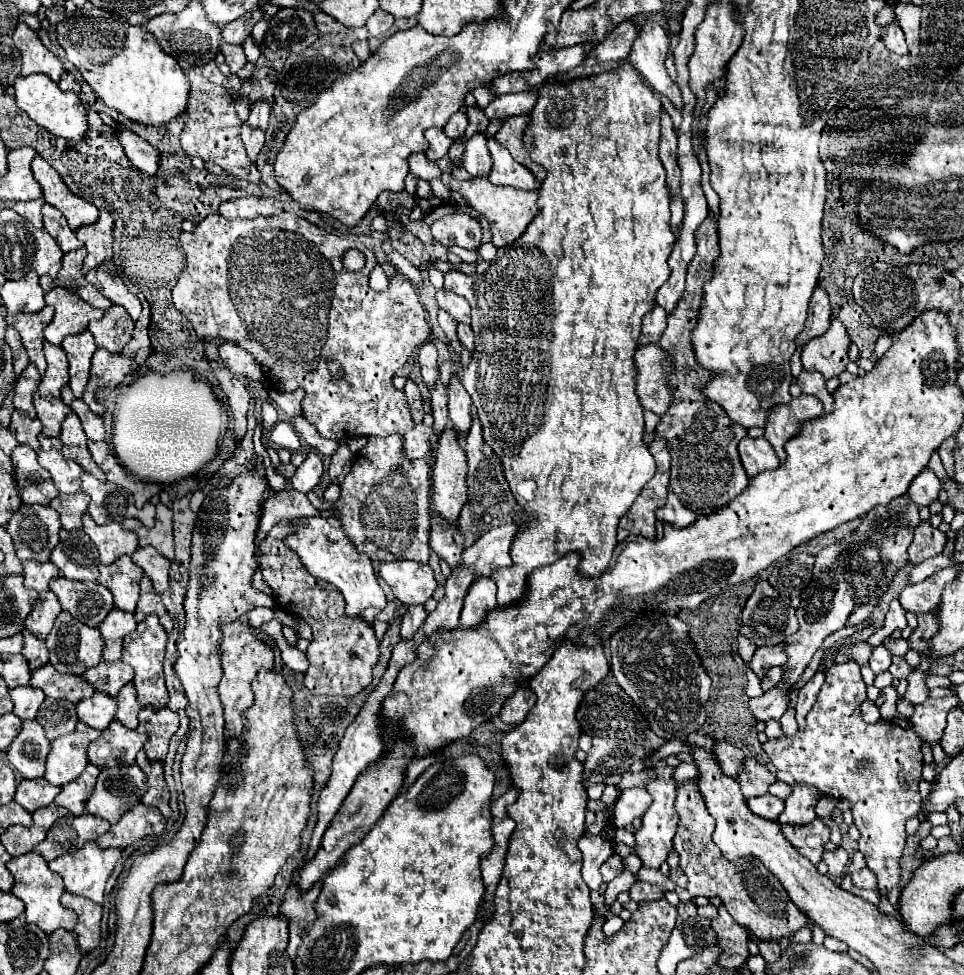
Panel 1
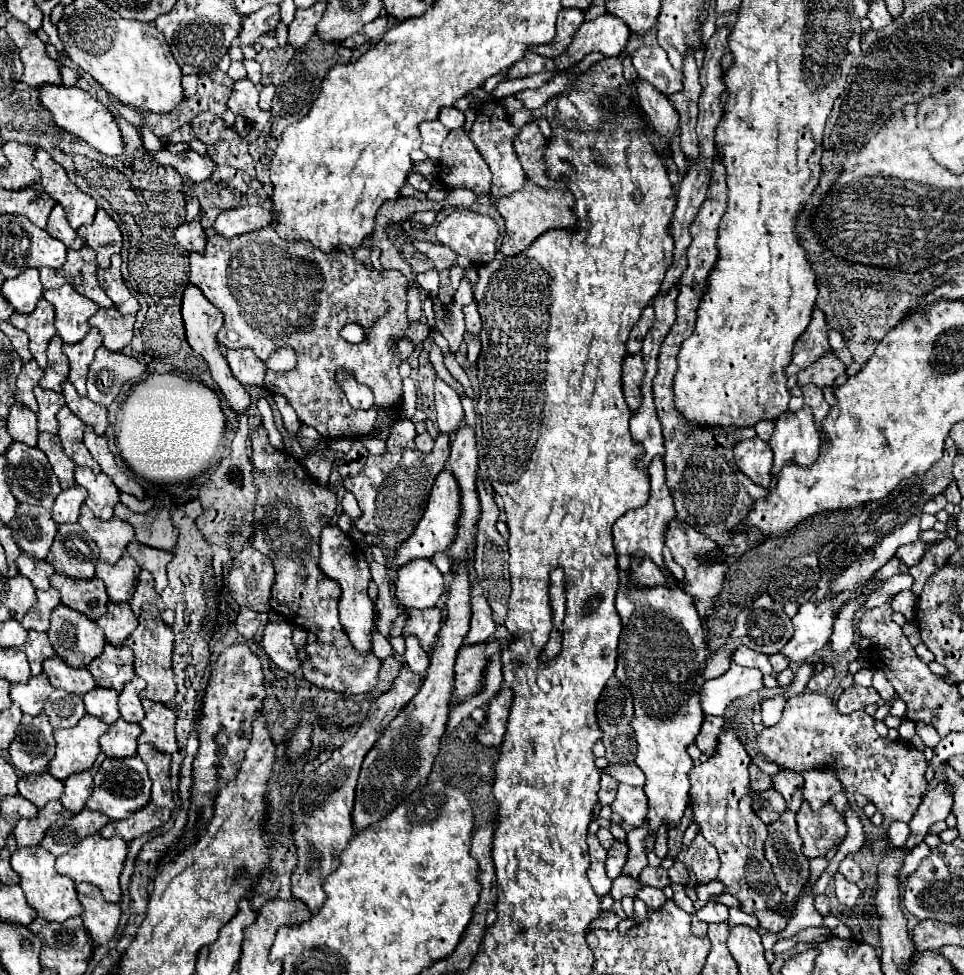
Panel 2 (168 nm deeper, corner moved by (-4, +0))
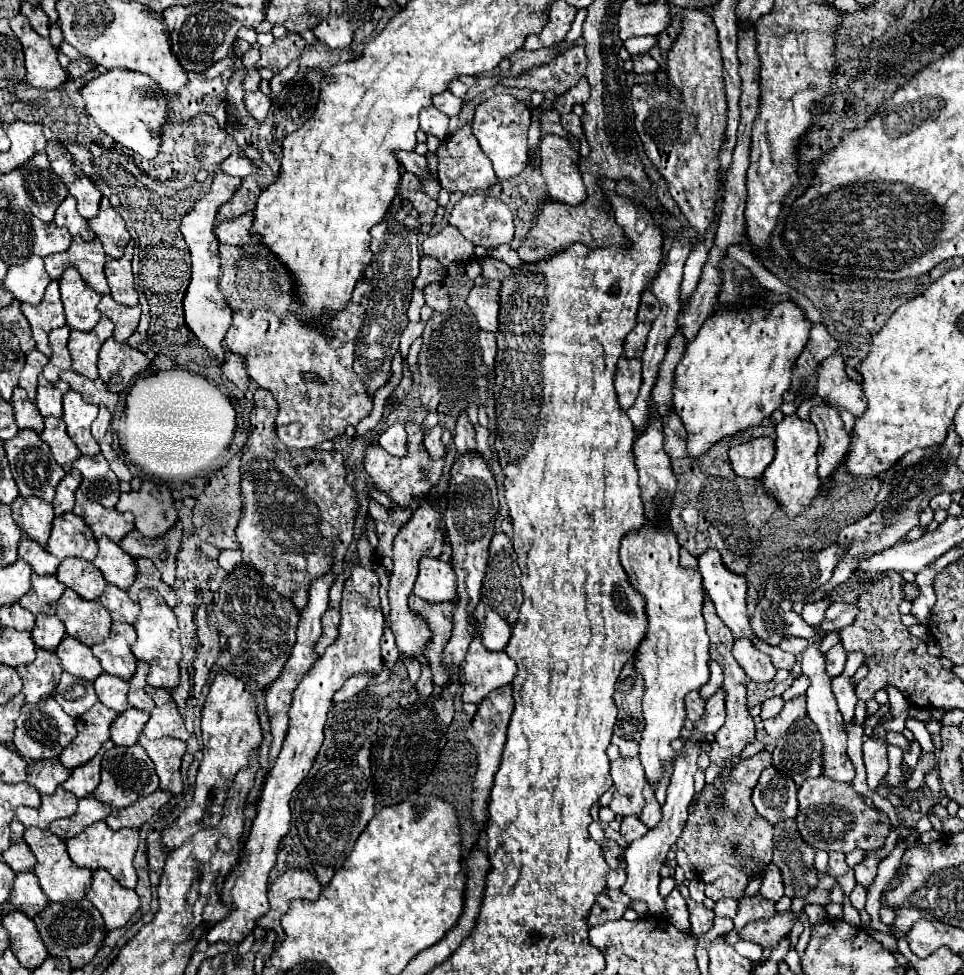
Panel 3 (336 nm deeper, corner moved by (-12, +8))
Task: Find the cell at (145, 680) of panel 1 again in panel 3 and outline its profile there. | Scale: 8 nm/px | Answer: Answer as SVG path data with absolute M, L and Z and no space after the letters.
M142 590L140 592L140 616L134 622L134 628L138 632L138 640L132 644L132 652L138 660L150 664L148 684L154 688L174 690L180 684L178 674L178 662L182 658L180 652L180 636L178 636L178 620L172 608L166 606L162 596L156 590Z

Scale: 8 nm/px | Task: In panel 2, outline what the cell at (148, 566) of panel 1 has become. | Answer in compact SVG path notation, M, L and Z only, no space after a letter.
M132 540L126 546L126 552L140 564L140 568L146 568L154 580L156 580L156 590L162 592L168 584L166 580L166 564L172 560L172 552L164 552L164 550L156 550L144 544L138 544L136 540Z

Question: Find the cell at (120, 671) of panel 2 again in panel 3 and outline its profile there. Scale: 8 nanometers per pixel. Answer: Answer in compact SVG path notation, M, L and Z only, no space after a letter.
M114 622L110 636L92 646L94 656L100 660L104 672L114 674L122 680L130 680L132 672L136 672L136 656L130 650L130 644L136 642L136 630L132 624L124 624L124 622Z

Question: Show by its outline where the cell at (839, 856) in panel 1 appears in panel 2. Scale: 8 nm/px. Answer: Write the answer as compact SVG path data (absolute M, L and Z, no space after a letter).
M838 872L834 876L834 890L836 890L836 898L840 904L852 908L860 896L860 888L848 880L844 880Z

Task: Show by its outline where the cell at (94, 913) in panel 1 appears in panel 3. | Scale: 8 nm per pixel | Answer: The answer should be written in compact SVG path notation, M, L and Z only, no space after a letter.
M96 870L92 874L92 888L88 890L86 900L100 910L106 930L122 928L140 906L138 894L120 886L106 870Z

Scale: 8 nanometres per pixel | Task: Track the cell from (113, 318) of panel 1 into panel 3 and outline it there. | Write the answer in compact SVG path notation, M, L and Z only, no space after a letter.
M102 296L100 304L98 304L98 310L114 322L114 326L116 326L114 338L118 342L126 342L134 334L134 330L138 326L138 320L140 320L140 312L142 312L140 306L130 308L130 306L118 304L116 300L112 300L112 296Z

